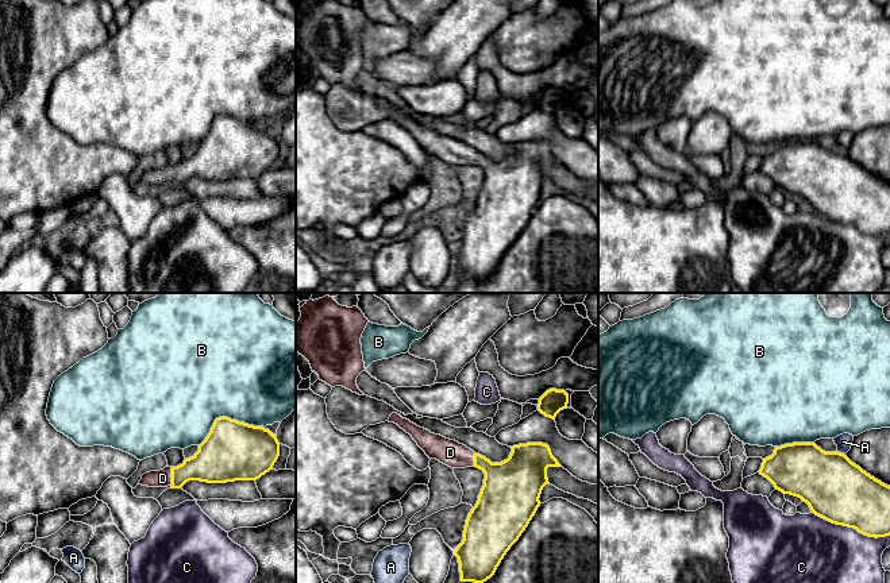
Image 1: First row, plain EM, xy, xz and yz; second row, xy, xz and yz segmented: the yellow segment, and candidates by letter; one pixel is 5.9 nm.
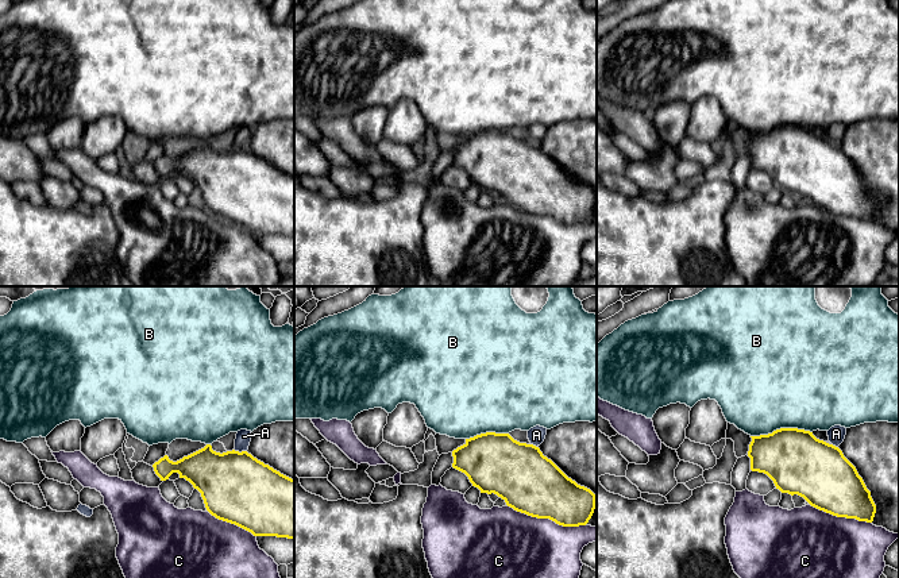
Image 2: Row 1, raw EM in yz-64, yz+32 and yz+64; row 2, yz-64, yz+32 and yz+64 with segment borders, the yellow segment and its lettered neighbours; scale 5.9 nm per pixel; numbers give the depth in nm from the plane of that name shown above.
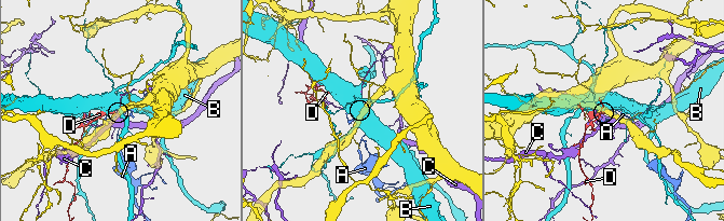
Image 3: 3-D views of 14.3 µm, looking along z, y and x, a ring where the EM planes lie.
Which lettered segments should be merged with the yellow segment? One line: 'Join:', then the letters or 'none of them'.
Join: D

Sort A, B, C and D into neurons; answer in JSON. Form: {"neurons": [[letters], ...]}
{"neurons": [["A"], ["B"], ["C"], ["D"]]}

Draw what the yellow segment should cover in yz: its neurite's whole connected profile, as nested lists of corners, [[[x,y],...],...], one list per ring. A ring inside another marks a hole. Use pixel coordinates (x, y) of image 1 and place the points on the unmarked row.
[[[793,140],[775,144],[774,151],[763,157],[759,171],[777,188],[806,200],[816,213],[868,235],[890,233],[890,184],[875,177],[844,151],[825,150],[814,140]]]

